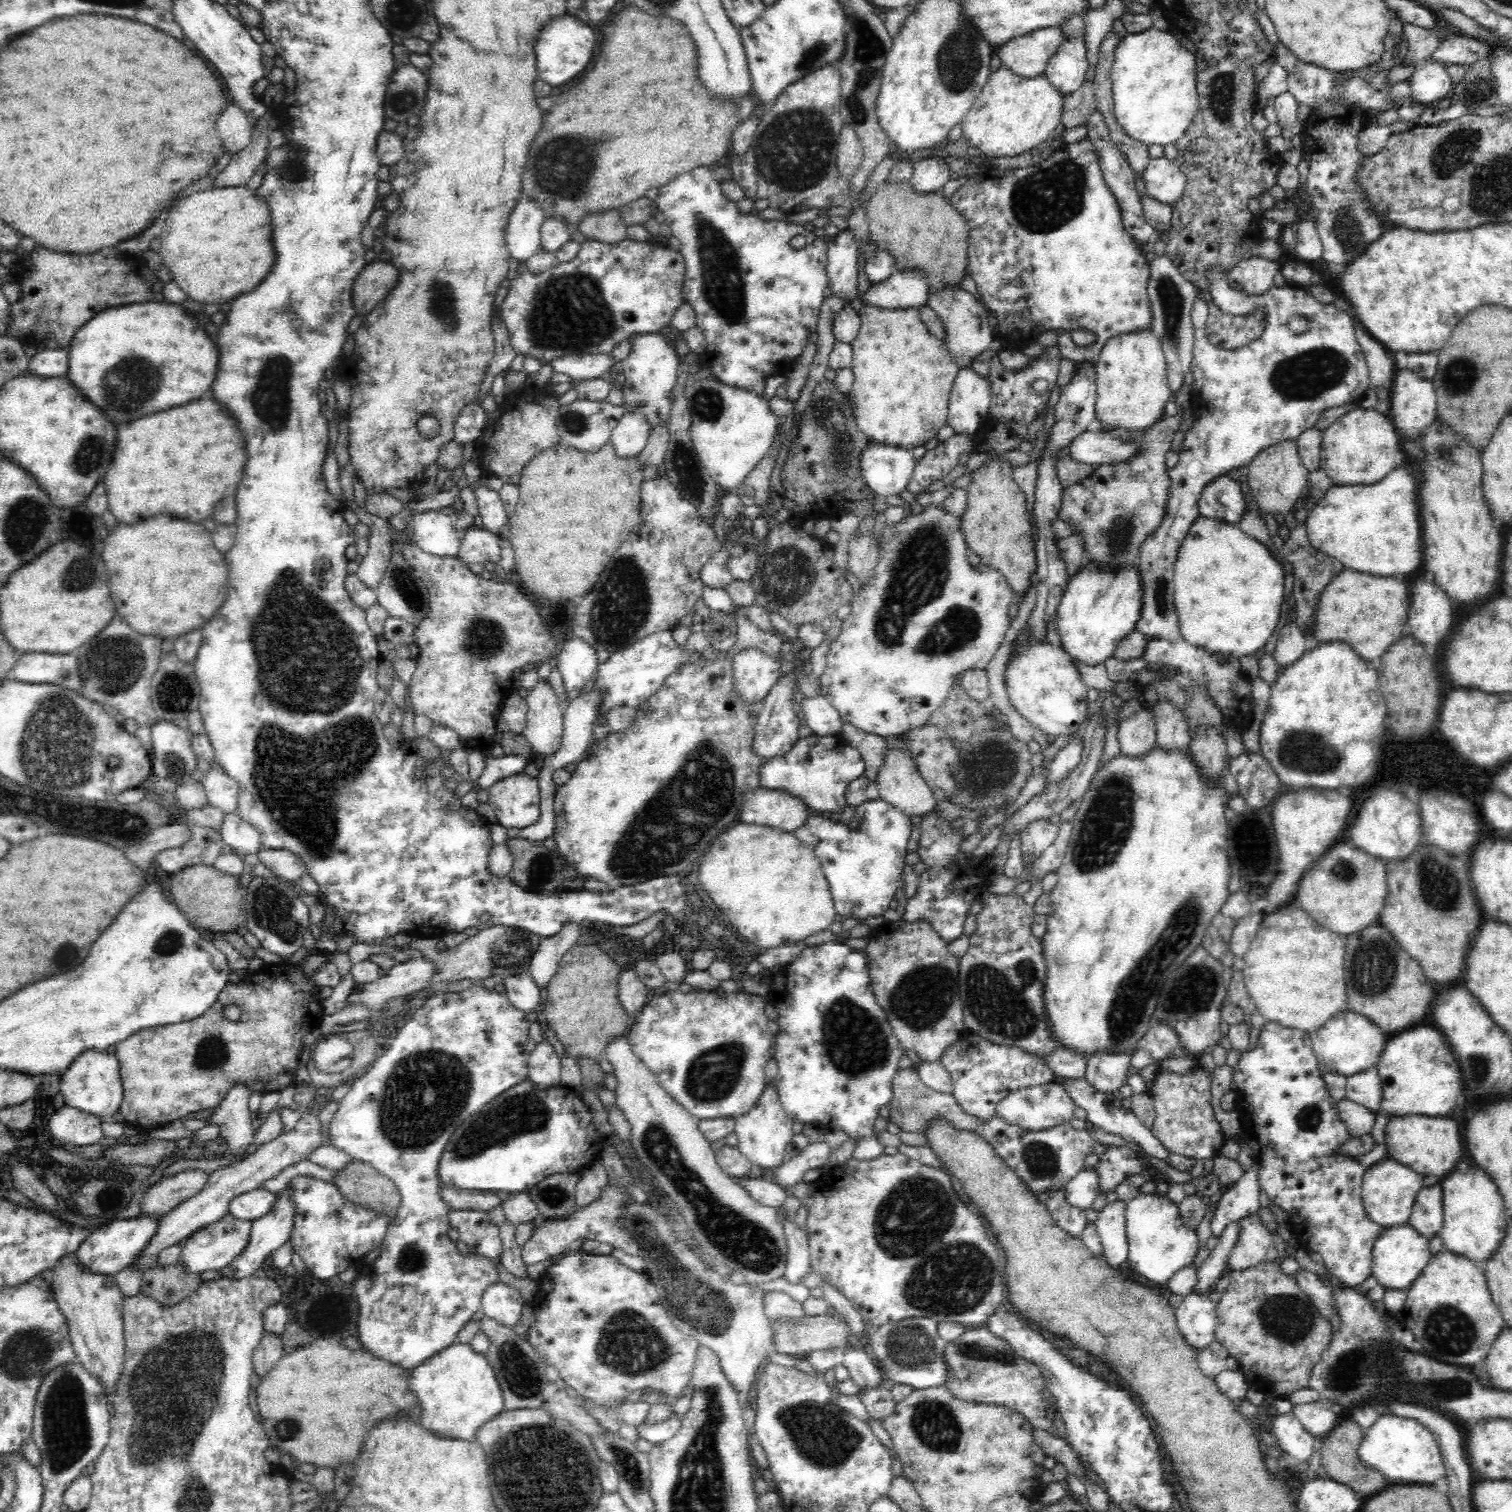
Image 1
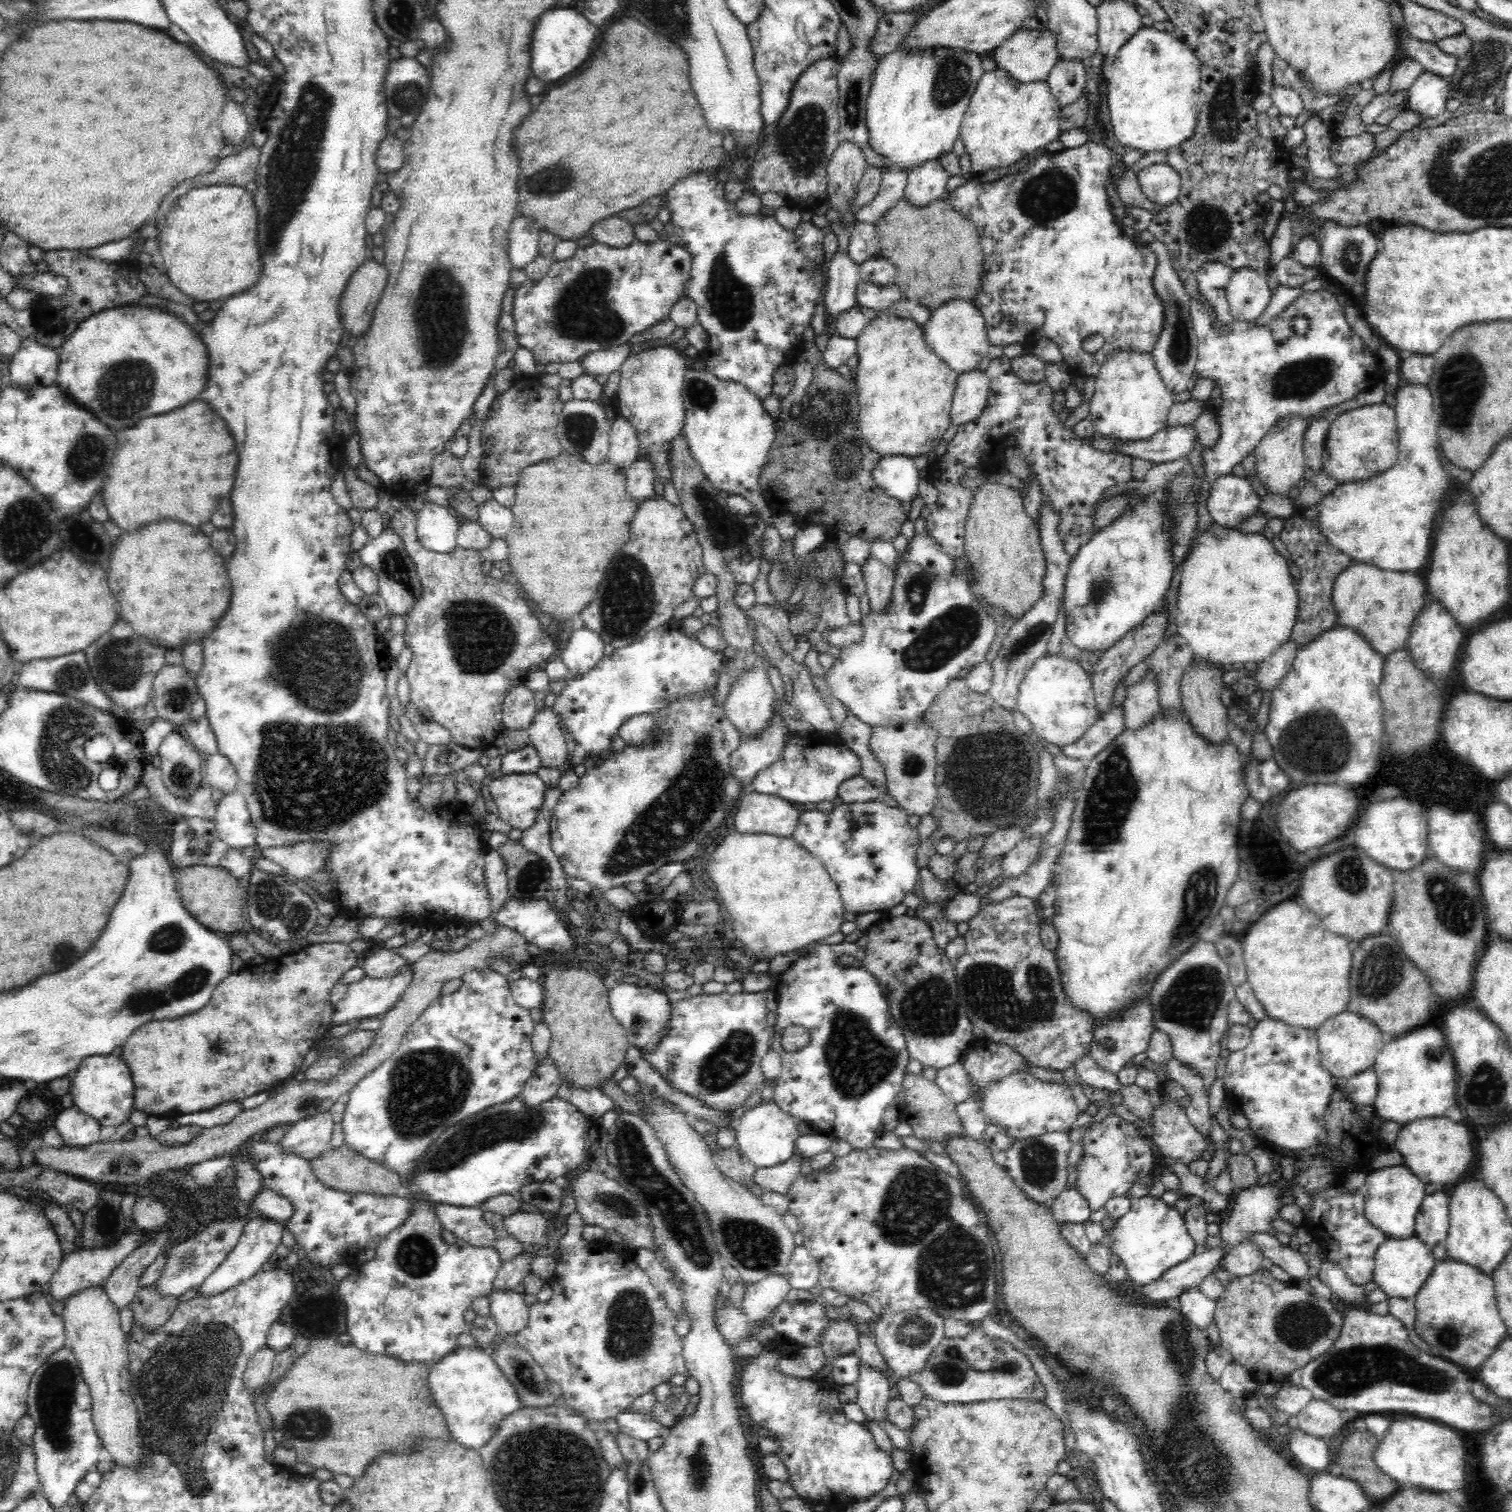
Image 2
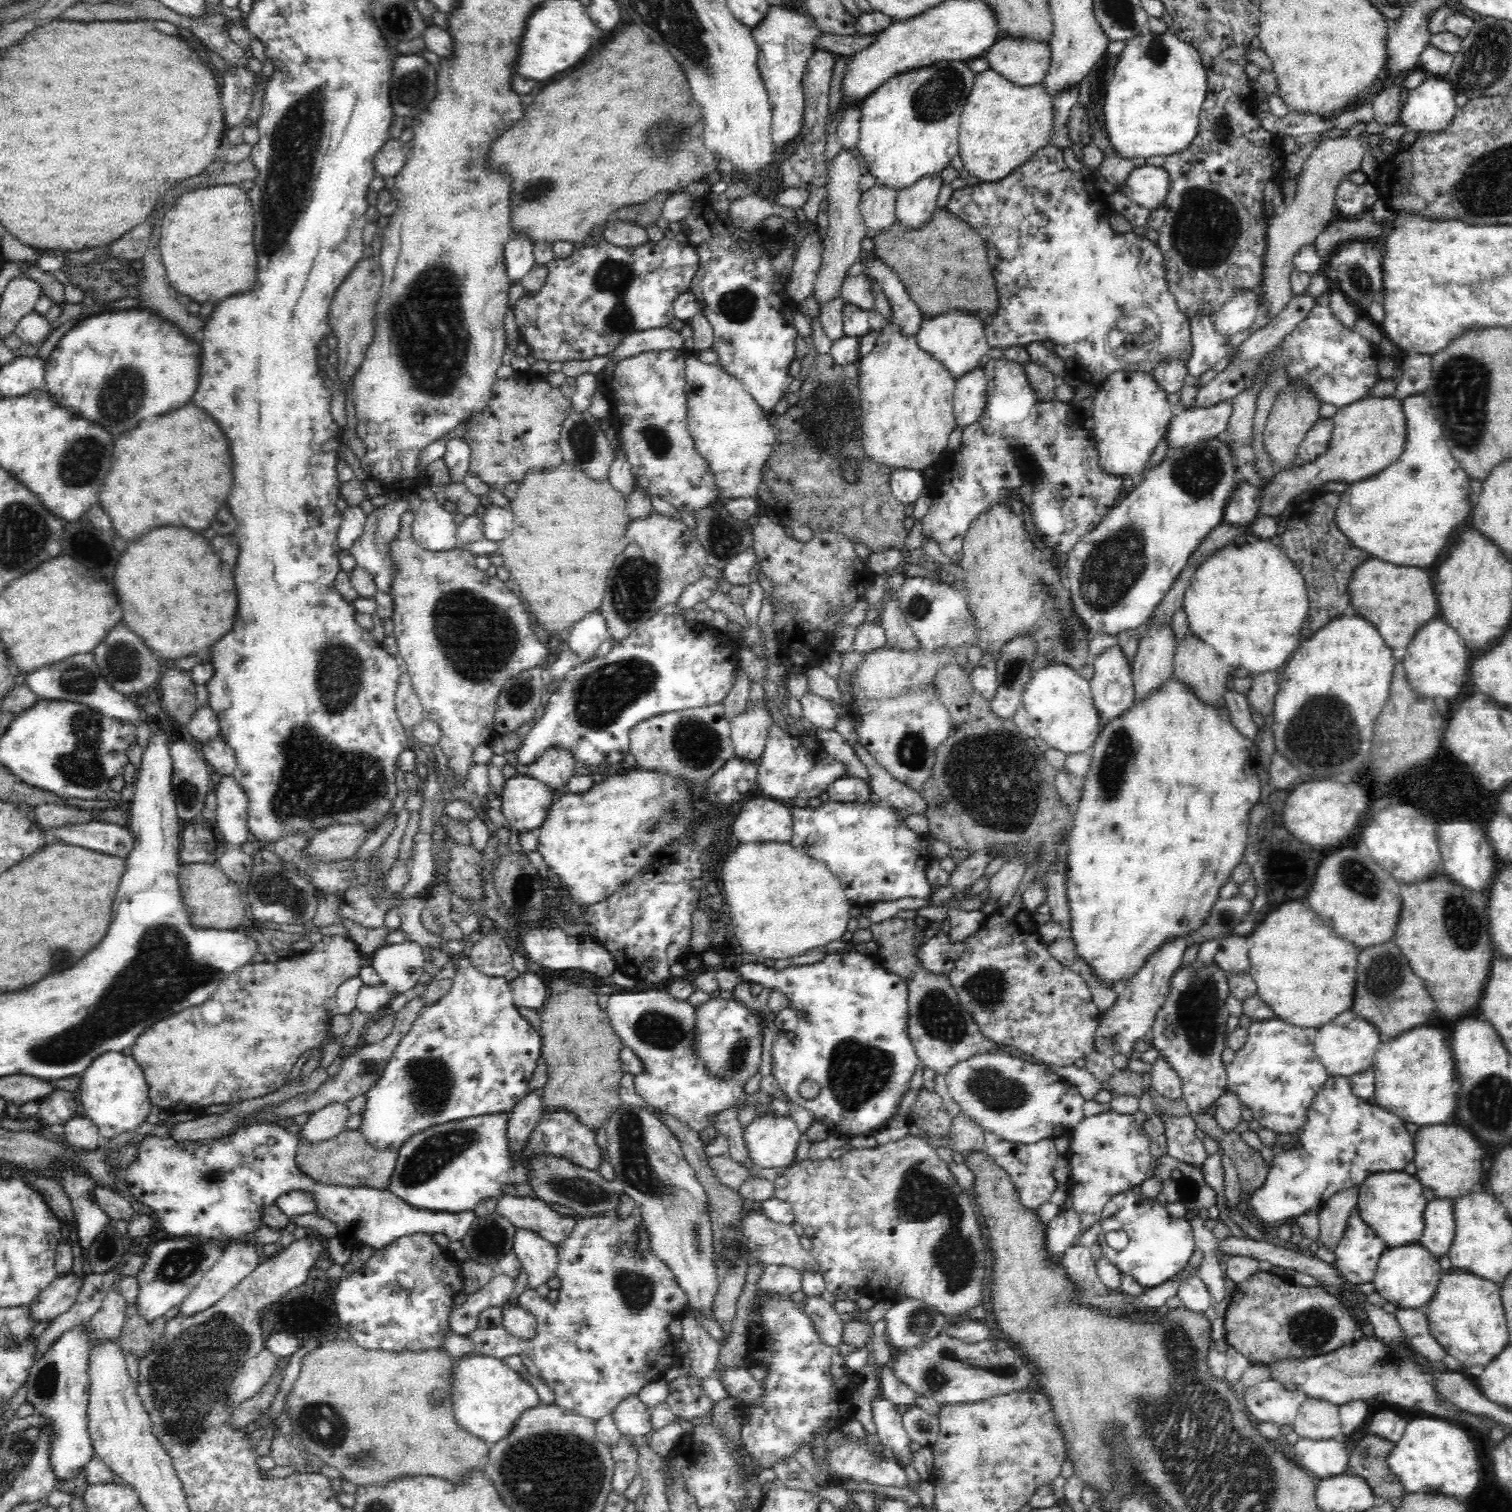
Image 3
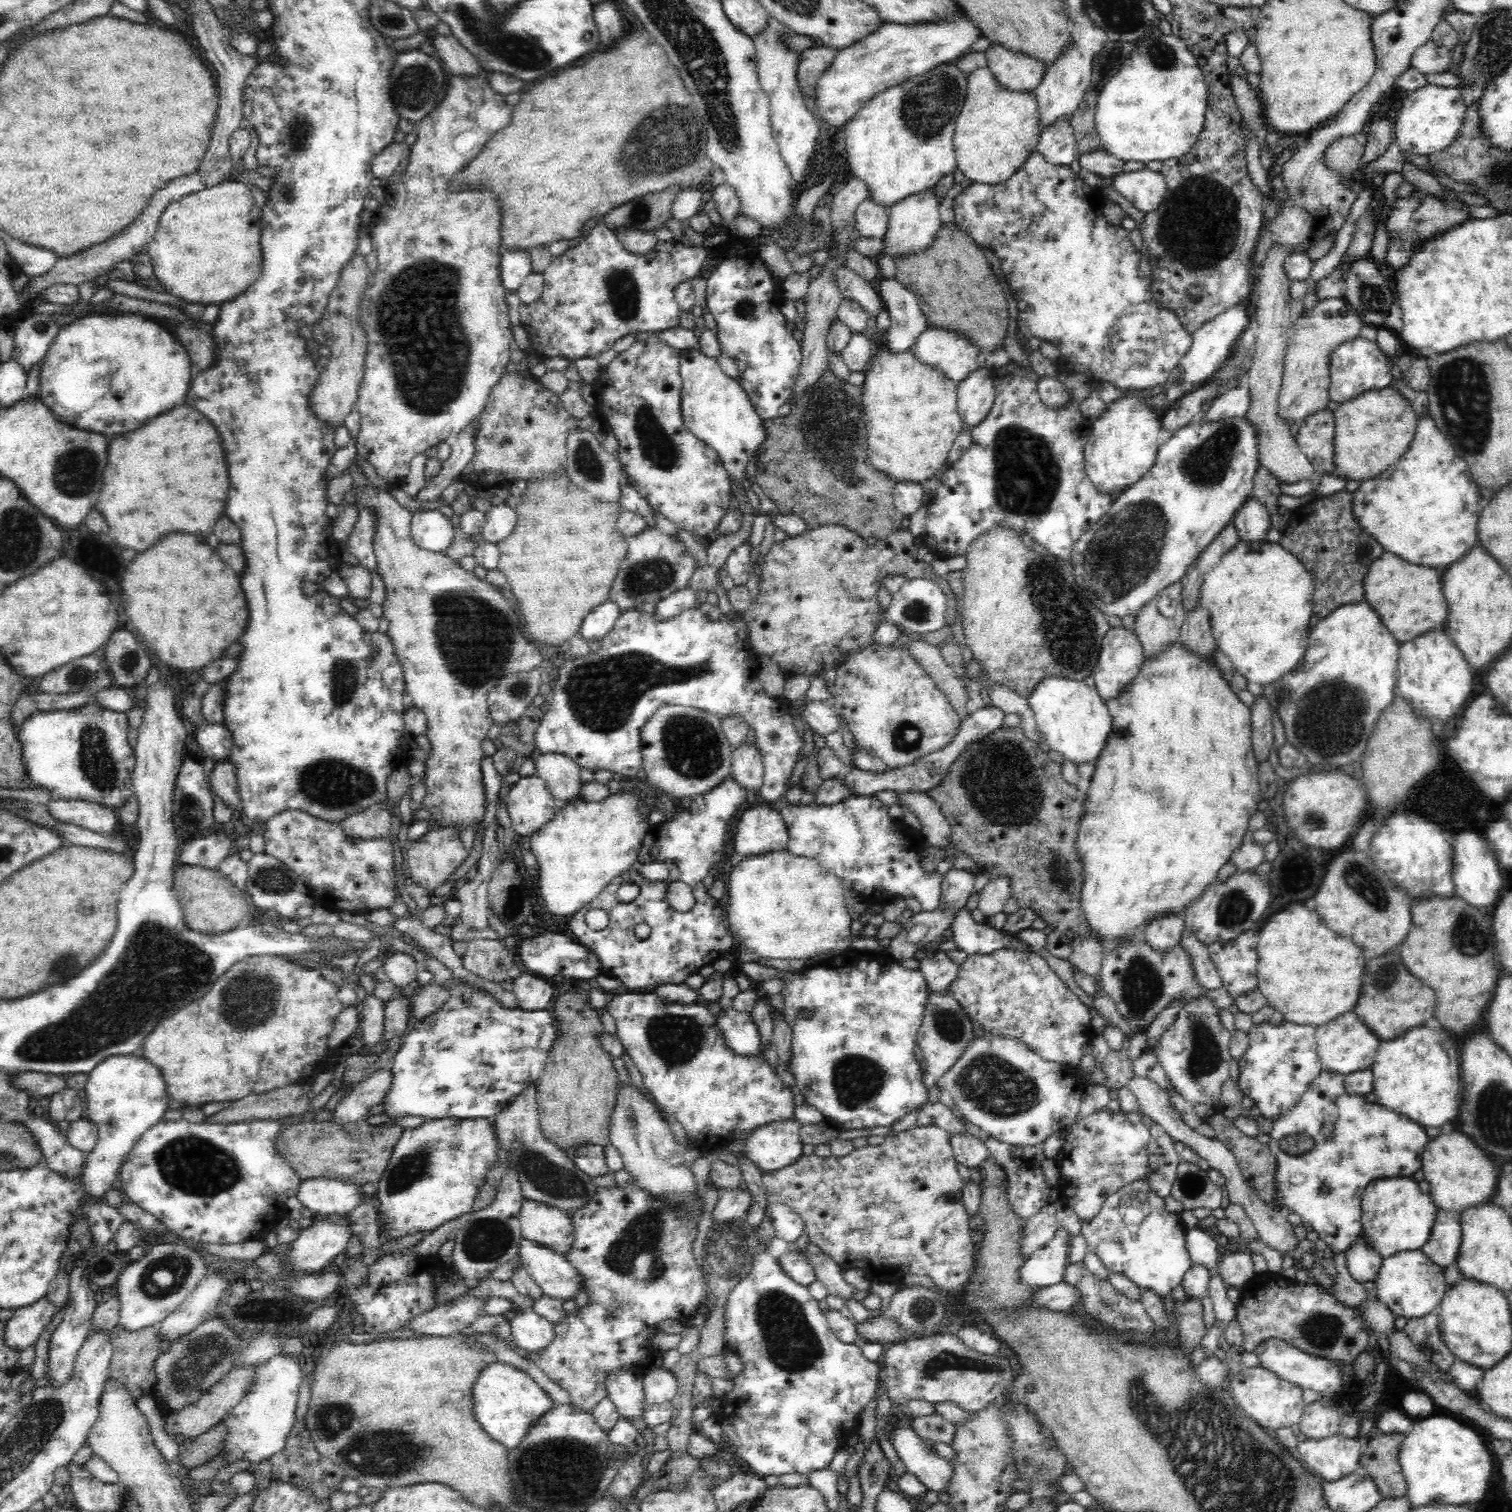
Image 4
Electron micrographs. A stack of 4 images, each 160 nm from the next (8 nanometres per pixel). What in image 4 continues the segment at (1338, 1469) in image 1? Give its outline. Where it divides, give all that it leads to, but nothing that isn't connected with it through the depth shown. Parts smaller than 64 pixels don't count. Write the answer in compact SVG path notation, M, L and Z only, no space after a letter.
M1373 1433L1362 1441L1360 1471L1372 1477L1381 1498L1397 1499L1407 1494L1407 1484L1398 1464L1404 1436L1404 1433Z

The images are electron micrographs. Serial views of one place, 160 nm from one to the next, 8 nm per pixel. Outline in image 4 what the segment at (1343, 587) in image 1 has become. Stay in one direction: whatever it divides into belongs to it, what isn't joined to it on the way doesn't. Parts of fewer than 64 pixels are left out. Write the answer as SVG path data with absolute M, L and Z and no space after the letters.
M1386 552L1372 564L1372 568L1368 568L1368 584L1363 584L1365 602L1379 614L1382 623L1388 624L1388 631L1399 644L1410 642L1426 630L1444 626L1448 606L1438 578L1440 576L1433 568L1404 562L1398 556Z

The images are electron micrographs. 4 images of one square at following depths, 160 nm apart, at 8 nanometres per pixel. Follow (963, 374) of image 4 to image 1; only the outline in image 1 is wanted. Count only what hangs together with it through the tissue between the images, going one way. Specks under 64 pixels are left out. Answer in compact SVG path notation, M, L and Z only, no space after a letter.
M952 283L948 284L945 288L929 292L927 305L936 312L941 320L945 334L947 334L944 340L945 348L959 368L970 366L972 358L980 355L980 352L989 352L988 346L995 340L996 336L992 335L990 327L988 327L984 307L968 291L959 286L953 286Z

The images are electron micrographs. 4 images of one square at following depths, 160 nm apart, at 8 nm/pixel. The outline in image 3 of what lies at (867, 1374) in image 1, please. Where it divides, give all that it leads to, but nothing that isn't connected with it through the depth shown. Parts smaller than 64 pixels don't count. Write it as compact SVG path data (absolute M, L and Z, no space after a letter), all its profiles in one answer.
M877 1391L870 1400L870 1411L872 1411L875 1434L878 1435L880 1442L900 1458L902 1466L908 1466L910 1462L908 1458L912 1452L908 1447L910 1439L902 1425L901 1410Z

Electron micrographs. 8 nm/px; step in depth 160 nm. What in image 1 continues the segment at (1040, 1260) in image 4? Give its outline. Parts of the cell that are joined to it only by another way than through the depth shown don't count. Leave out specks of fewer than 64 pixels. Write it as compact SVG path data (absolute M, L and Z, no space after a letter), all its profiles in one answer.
M1095 1166L1083 1167L1070 1182L1066 1184L1066 1201L1070 1205L1088 1210L1092 1207L1100 1192L1099 1176Z

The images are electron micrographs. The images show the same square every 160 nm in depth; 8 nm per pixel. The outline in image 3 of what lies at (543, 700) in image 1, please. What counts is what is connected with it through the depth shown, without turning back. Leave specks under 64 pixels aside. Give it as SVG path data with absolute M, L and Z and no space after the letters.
M550 747L532 764L515 767L517 774L527 774L547 784L552 790L560 790L574 773L574 759L572 751L568 749Z

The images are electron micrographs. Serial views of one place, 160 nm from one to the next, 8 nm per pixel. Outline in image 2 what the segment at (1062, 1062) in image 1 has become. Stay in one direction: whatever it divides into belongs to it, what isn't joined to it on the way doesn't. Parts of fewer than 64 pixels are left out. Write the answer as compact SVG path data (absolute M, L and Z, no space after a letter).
M1085 1055L1075 1061L1072 1066L1081 1083L1084 1083L1095 1089L1106 1090L1107 1093L1120 1093L1123 1085L1120 1084L1117 1076L1110 1072L1105 1072L1095 1064L1095 1061L1089 1055Z

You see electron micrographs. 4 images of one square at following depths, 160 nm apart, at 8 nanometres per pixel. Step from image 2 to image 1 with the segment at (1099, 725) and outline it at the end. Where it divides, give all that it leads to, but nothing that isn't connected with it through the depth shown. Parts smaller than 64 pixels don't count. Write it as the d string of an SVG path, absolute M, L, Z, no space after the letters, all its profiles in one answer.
M1079 736L1058 751L1048 766L1046 784L1062 782L1070 773L1073 773L1081 761L1082 749L1083 742Z

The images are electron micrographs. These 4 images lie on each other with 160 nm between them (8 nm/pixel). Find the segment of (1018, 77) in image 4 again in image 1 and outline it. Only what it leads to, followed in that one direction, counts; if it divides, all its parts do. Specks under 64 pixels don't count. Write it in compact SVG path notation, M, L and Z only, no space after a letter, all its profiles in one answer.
M1060 27L1036 29L997 46L1001 64L1024 78L1042 75L1065 38Z

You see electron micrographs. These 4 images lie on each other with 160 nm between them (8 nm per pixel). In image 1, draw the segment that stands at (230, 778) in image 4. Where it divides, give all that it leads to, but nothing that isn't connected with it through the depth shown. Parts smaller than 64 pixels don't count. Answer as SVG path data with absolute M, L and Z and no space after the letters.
M238 813L224 815L220 833L224 844L233 848L234 852L250 857L260 850L261 838L258 831L252 825L244 824Z

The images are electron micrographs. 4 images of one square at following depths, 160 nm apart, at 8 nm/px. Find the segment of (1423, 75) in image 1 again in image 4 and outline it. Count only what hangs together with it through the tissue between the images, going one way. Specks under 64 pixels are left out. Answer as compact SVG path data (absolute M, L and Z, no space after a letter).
M1427 84L1414 90L1404 98L1399 116L1393 125L1393 139L1396 140L1402 154L1432 154L1438 152L1455 140L1467 107L1461 96L1461 88L1441 87Z

